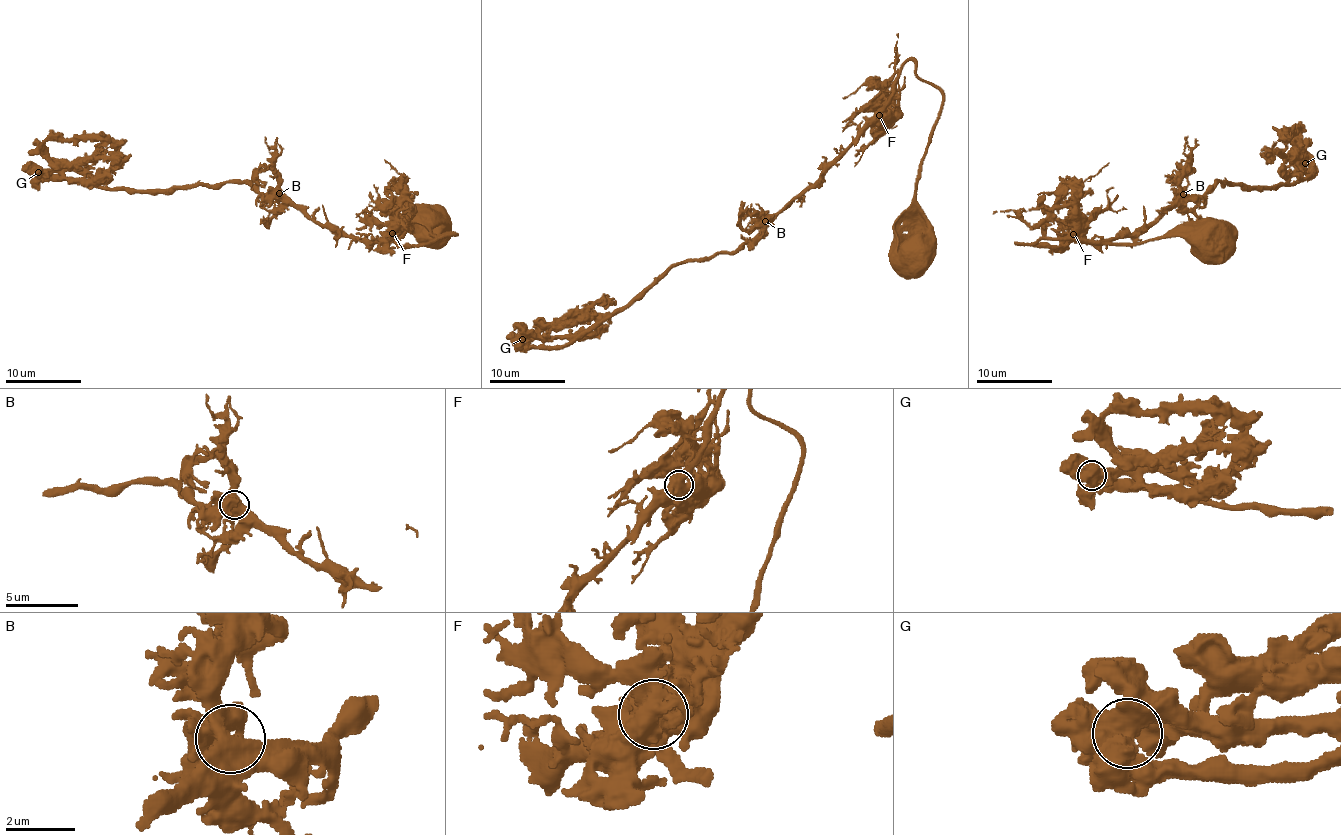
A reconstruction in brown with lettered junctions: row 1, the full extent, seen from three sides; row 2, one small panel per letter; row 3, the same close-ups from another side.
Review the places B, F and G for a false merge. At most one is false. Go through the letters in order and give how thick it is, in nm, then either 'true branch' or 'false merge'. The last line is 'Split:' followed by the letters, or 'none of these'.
B: 440 nm thick; true branch
F: 1200 nm thick; true branch
G: 800 nm thick; true branch
Split: none of these

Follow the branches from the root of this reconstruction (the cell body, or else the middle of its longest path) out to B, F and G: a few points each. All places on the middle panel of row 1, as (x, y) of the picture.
B: (918, 247), (928, 229), (916, 201), (920, 160), (943, 93), (910, 59), (886, 109), (765, 221)
F: (918, 247), (912, 246), (928, 229), (916, 201), (920, 160), (943, 93), (909, 59), (878, 115)
G: (918, 247), (920, 160), (943, 93), (909, 59), (886, 109), (752, 240), (672, 264), (589, 332), (522, 339)

